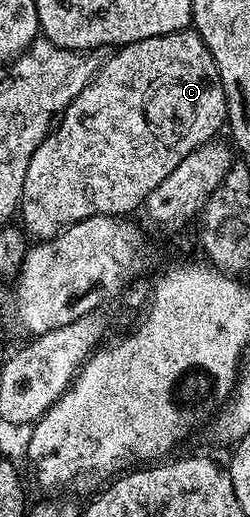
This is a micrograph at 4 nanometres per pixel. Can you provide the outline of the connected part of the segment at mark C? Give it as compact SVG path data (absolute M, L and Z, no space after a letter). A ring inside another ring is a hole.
M194 29L133 41L112 50L104 58L102 67L99 68L99 72L96 73L90 85L85 89L81 89L81 93L77 93L77 97L73 97L73 101L61 113L54 129L43 139L41 145L34 151L33 157L30 158L25 173L25 183L22 185L22 197L19 206L19 217L23 219L21 225L24 232L30 238L42 241L51 239L73 224L85 221L89 217L97 217L98 215L127 217L132 214L130 211L138 212L143 206L143 200L149 197L149 193L153 193L153 189L157 189L157 185L161 185L161 181L165 181L165 177L169 177L169 173L173 173L173 169L177 169L177 165L181 165L181 161L185 161L185 157L189 153L195 151L203 143L214 140L218 136L215 134L219 130L224 130L226 122L226 97L222 91L221 77L218 76L217 65L213 61L213 53L209 53L205 41L201 41L201 37Z

